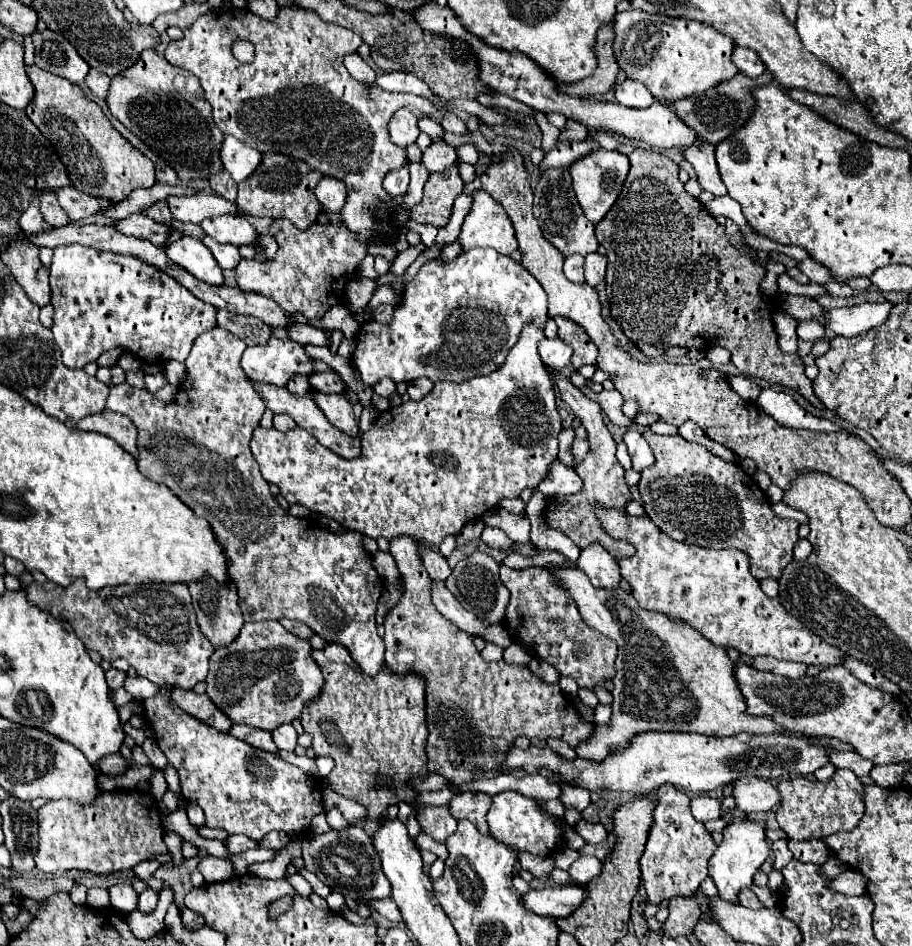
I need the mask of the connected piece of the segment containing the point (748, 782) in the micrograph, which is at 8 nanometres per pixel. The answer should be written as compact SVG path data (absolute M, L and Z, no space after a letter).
M757 776L735 780L733 782L733 798L735 798L737 808L745 814L769 812L781 802L777 788L769 780L757 778Z

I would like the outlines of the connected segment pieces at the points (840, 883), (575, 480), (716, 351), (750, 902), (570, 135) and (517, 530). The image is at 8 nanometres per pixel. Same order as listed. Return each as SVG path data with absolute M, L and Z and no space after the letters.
M845 870L839 876L831 878L831 890L839 890L843 894L865 894L867 878L857 870Z
M559 460L553 462L549 476L539 484L539 490L547 496L563 496L563 494L577 494L583 488L583 480L575 474L573 468L561 464Z
M715 346L715 348L711 348L711 350L707 352L707 360L711 360L715 366L723 366L723 364L731 362L731 354L729 354L729 350L723 348L723 346Z
M743 890L743 892L739 894L739 904L741 904L741 906L745 906L745 908L753 908L753 910L763 908L761 900L759 900L751 890Z
M567 120L567 126L565 126L565 130L561 132L559 140L577 140L577 142L581 142L581 140L585 140L587 132L589 132L589 130L587 130L585 124L581 124L581 122L577 122L577 120Z
M495 508L482 516L486 526L501 528L512 541L521 544L530 541L529 518L527 515L517 516L503 508Z

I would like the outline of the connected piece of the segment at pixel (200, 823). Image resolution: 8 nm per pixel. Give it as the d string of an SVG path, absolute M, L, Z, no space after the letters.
M195 802L189 804L189 812L187 814L189 814L189 820L191 820L191 824L195 828L203 828L205 826L205 814L203 814L203 810Z

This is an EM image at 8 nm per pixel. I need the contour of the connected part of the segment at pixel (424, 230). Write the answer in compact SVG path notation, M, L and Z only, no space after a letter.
M411 218L411 220L407 222L407 228L419 232L419 236L421 236L421 240L423 240L425 246L433 246L433 244L435 244L435 236L437 236L437 228L435 228L435 226L431 226L431 224L419 224L419 222L415 222L415 220Z

